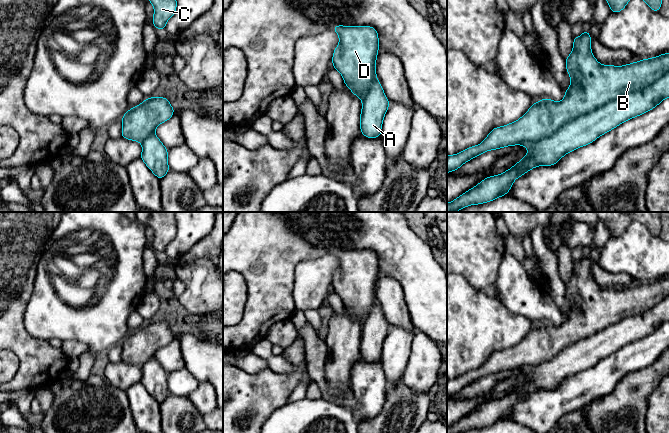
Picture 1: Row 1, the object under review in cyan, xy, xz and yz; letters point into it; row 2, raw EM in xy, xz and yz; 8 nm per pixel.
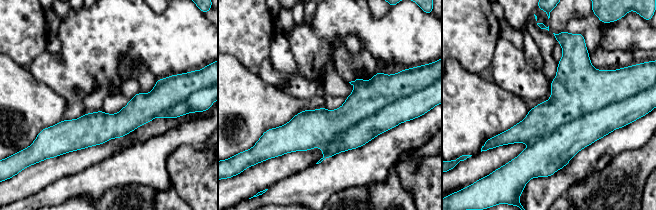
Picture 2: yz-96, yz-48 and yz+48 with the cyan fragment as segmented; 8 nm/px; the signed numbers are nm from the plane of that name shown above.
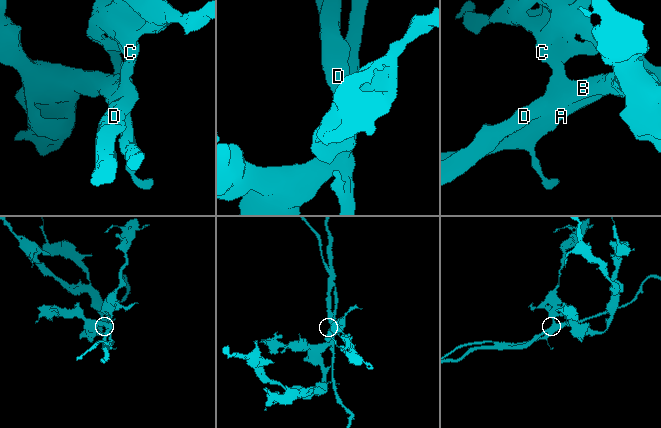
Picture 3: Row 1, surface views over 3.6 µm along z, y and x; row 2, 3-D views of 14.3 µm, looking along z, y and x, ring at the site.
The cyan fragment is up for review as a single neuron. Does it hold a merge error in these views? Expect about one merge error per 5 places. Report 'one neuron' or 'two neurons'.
one neuron

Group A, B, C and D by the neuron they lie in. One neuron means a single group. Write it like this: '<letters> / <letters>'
A B C D

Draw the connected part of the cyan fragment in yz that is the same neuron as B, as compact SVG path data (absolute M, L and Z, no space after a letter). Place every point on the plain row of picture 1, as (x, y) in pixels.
M587 253L580 261L573 261L573 274L565 283L566 294L570 300L571 308L564 315L565 321L556 326L543 322L535 326L522 341L510 348L495 351L482 367L462 374L458 378L447 379L447 397L459 393L464 387L489 374L503 371L521 369L526 370L528 378L502 398L486 401L475 411L461 418L455 424L447 427L447 433L463 433L470 429L479 429L505 420L511 413L513 406L531 393L538 390L553 390L567 377L594 366L597 362L615 353L620 348L640 340L669 322L669 277L656 281L641 283L623 290L601 289L592 278L592 262Z

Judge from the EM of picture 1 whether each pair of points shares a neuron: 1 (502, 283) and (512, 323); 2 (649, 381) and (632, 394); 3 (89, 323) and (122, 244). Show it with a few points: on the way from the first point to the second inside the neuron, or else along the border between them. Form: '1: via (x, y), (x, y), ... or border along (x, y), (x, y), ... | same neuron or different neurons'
1: border along (499, 300), (511, 311), (531, 319) | different neurons
2: via (645, 382), (636, 390) | same neuron
3: via (109, 303), (122, 290), (122, 264) | same neuron

